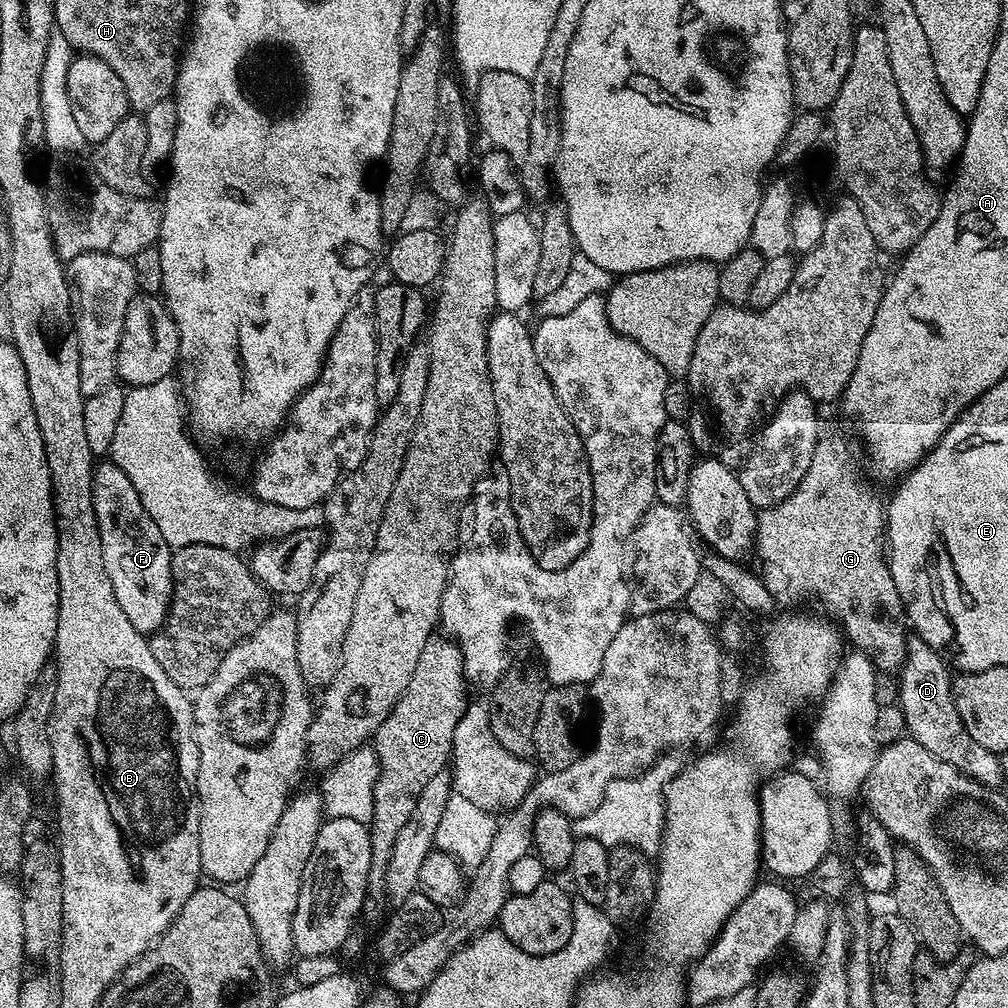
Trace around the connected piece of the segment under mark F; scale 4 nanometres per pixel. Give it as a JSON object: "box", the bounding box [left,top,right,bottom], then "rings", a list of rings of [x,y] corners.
{"box":[91,460,173,634],"rings":[[[104,460],[100,463],[93,469],[91,492],[94,494],[94,514],[101,535],[102,562],[106,562],[106,574],[110,574],[110,582],[114,586],[114,598],[118,598],[122,614],[130,618],[130,626],[134,626],[134,630],[139,632],[151,634],[163,626],[164,619],[168,616],[168,607],[172,605],[173,549],[162,537],[162,530],[155,525],[154,518],[146,513],[146,508],[142,506],[142,500],[130,478],[112,461]]]}

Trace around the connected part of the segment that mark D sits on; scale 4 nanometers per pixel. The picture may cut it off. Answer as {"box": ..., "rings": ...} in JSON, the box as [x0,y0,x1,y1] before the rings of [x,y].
{"box":[898,634,1004,789],"rings":[[[915,634],[909,635],[904,665],[898,673],[898,705],[905,718],[907,735],[914,742],[918,742],[918,746],[926,746],[926,750],[930,750],[934,758],[950,762],[950,766],[954,766],[962,775],[977,780],[988,788],[999,789],[1004,780],[1001,757],[986,750],[986,746],[974,742],[974,738],[966,734],[966,726],[962,726],[958,706],[954,706],[952,697],[953,673],[948,673],[943,658],[932,648],[935,647],[929,641]]]}

